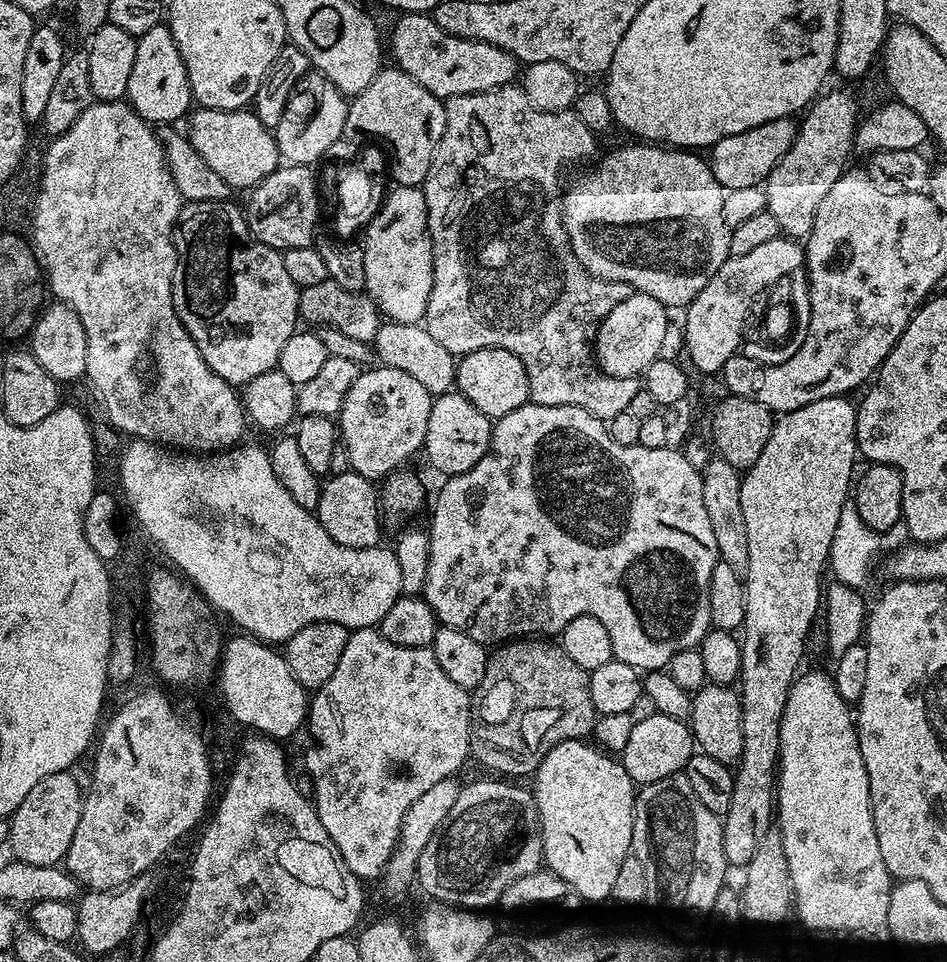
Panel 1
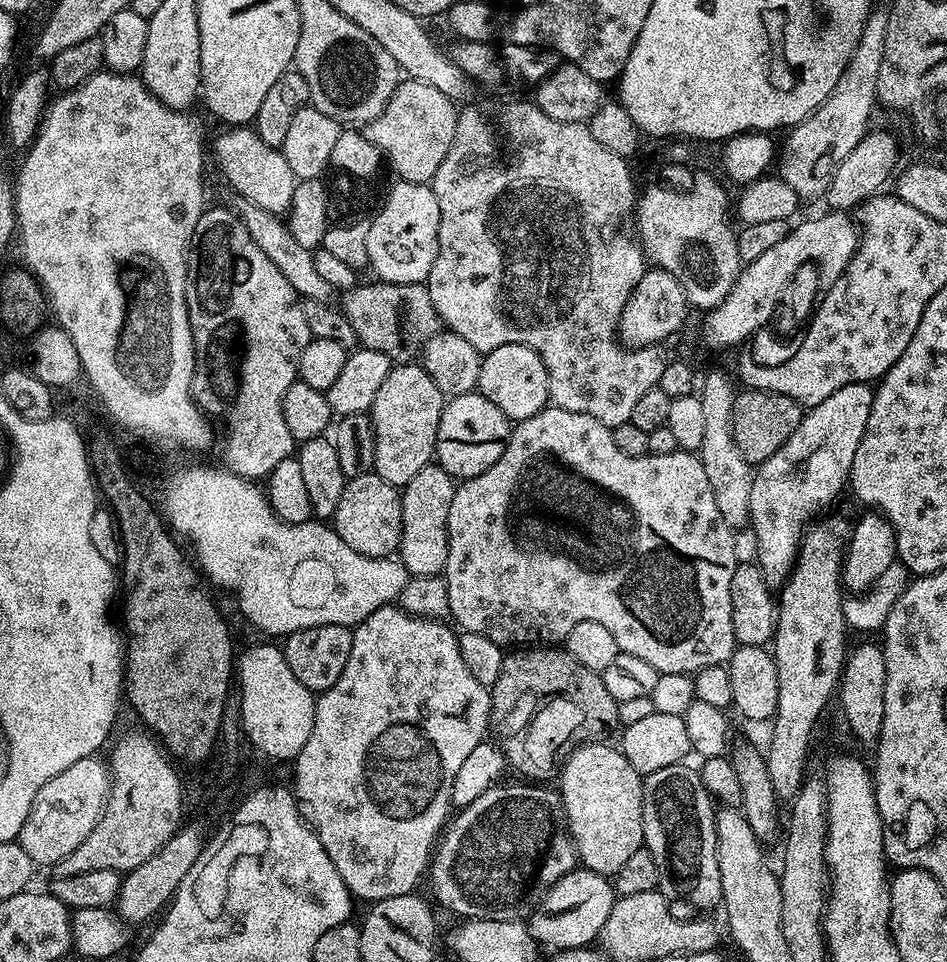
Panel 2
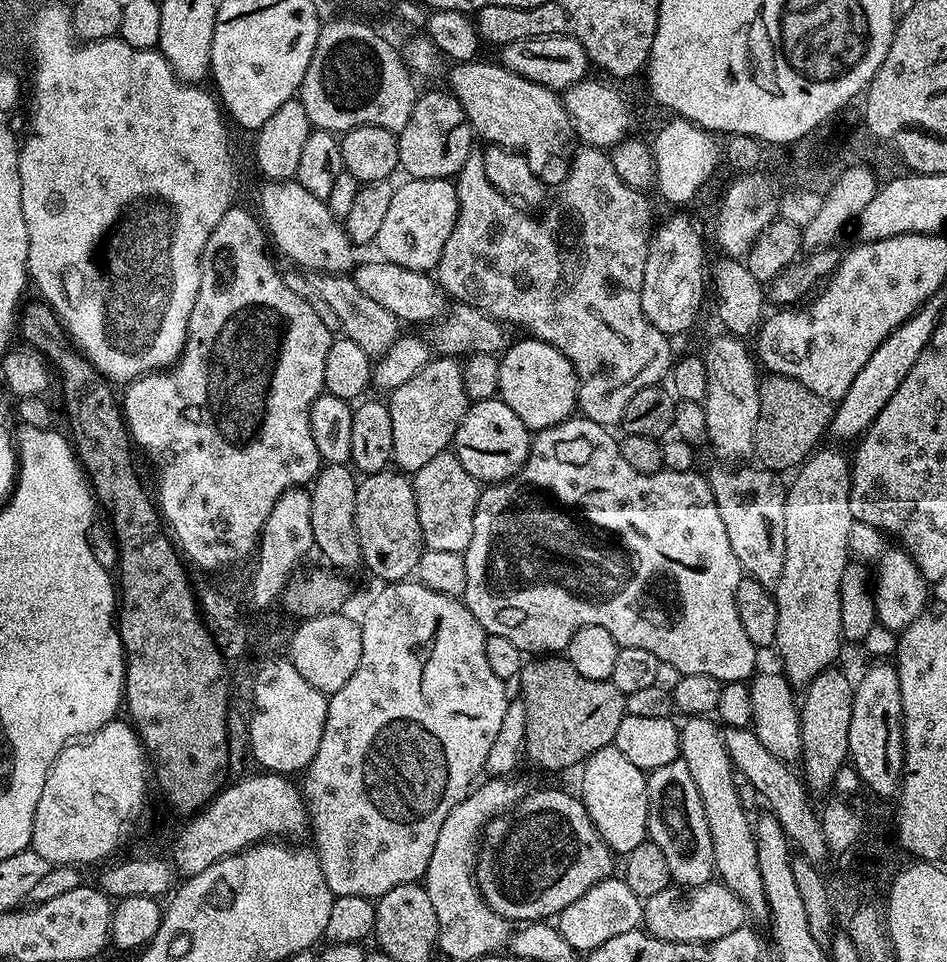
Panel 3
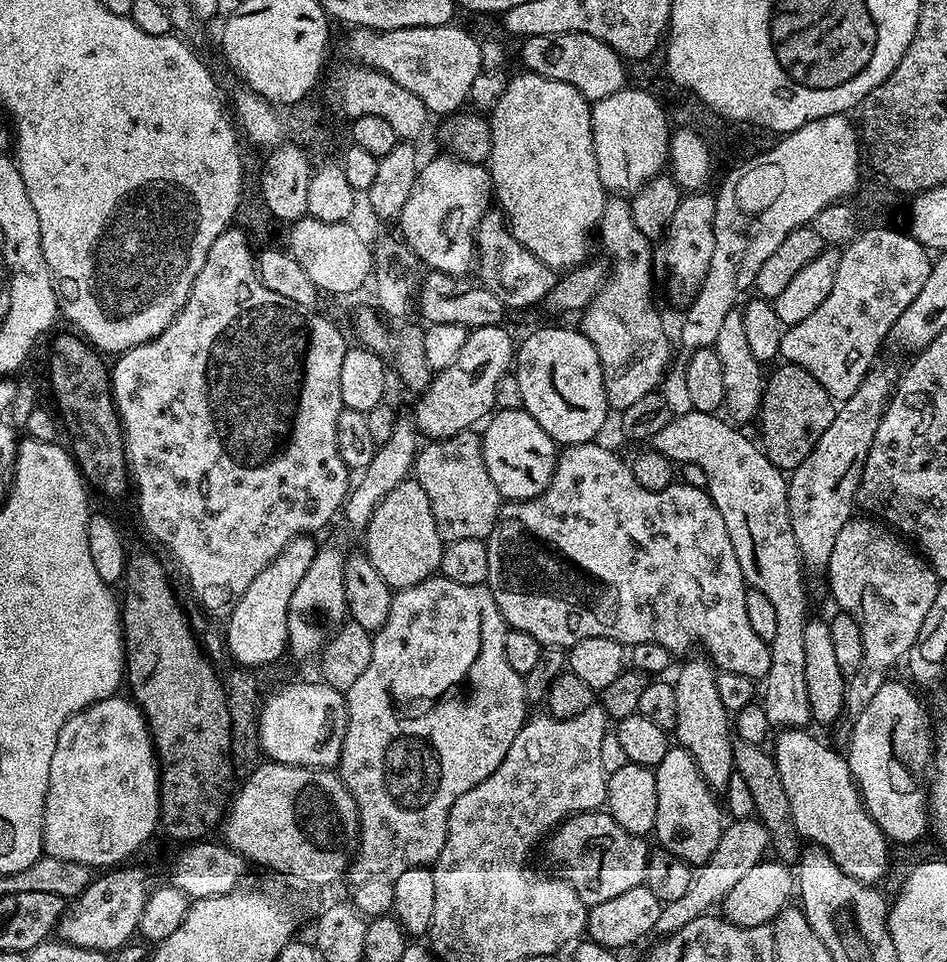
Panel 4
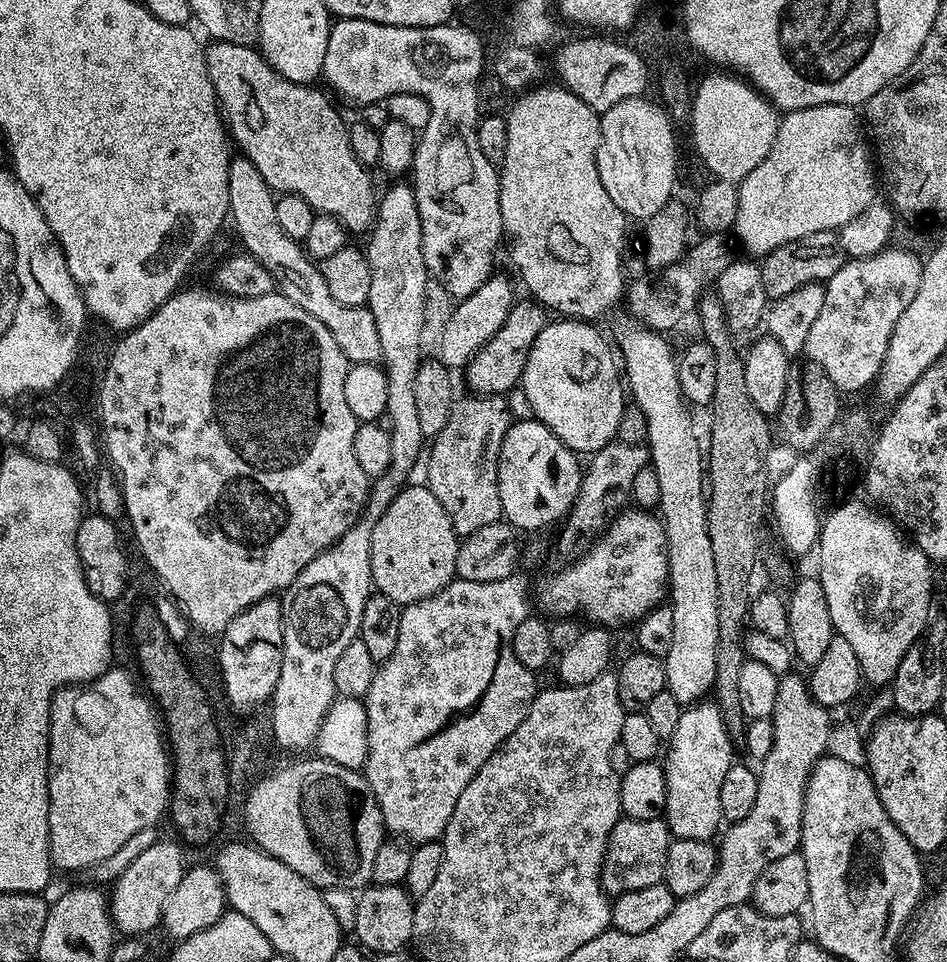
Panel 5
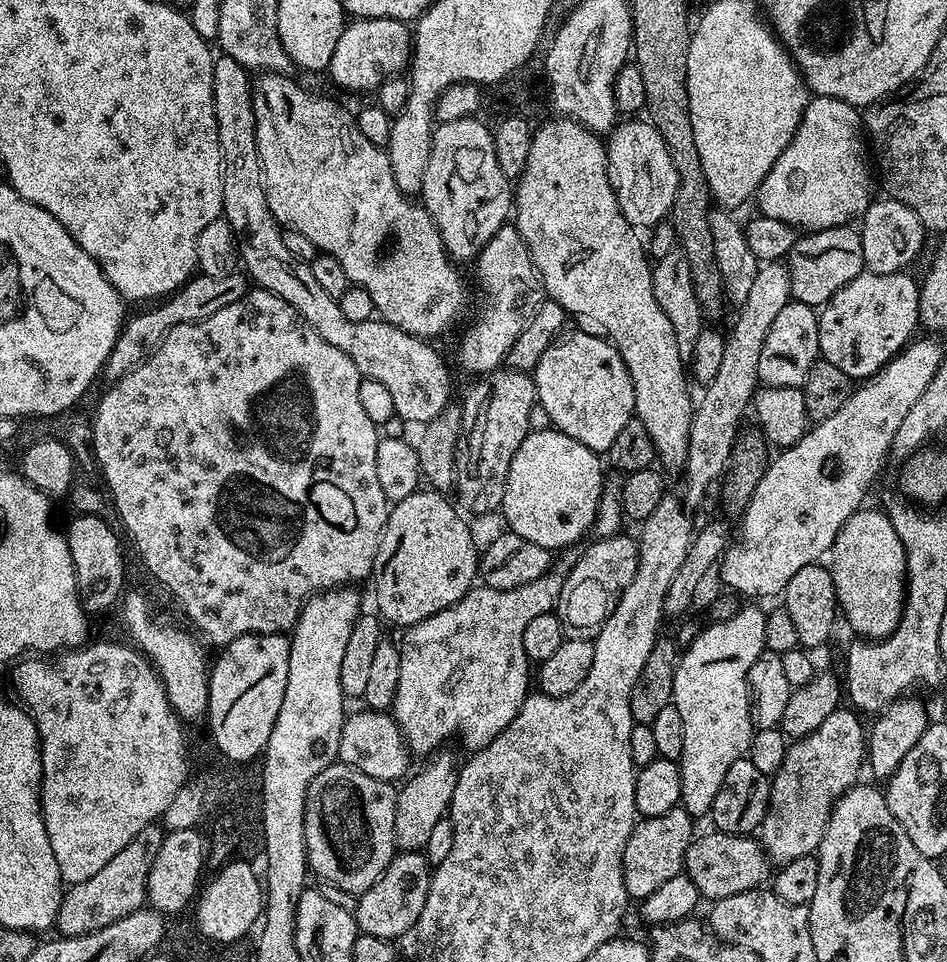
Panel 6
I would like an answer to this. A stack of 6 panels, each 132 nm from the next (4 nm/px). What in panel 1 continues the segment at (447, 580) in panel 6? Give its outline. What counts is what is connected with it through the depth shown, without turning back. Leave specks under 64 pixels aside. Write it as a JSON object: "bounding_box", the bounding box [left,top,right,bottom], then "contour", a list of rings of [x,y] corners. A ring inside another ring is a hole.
{"bounding_box":[315,470,382,548],"contour":[[[349,470],[337,476],[329,475],[323,481],[318,506],[315,508],[318,522],[322,522],[322,530],[347,548],[374,548],[381,543],[380,520],[382,509],[378,488],[375,483],[362,474]]]}

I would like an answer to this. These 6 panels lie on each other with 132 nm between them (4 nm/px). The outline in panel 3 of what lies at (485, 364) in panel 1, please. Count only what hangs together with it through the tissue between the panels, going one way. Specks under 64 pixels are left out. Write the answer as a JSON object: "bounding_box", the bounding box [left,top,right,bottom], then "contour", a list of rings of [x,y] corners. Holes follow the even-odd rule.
{"bounding_box":[498,338,580,433],"contour":[[[523,338],[524,340],[517,339],[509,348],[506,349],[499,357],[500,365],[498,366],[498,396],[499,399],[506,402],[506,406],[510,406],[510,410],[514,410],[514,414],[518,414],[518,418],[522,418],[522,422],[533,433],[538,433],[543,428],[554,426],[558,422],[569,419],[577,411],[578,397],[580,394],[580,377],[576,375],[576,367],[570,362],[570,358],[566,358],[566,354],[562,354],[554,346],[550,346],[546,342],[535,338]]]}

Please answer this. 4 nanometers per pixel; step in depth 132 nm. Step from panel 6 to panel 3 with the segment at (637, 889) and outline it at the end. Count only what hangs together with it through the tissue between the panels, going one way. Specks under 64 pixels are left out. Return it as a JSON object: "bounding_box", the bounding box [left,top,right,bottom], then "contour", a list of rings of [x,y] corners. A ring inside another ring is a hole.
{"bounding_box":[476,788,614,922],"contour":[[[548,788],[545,792],[532,791],[519,800],[503,816],[495,816],[485,826],[482,843],[476,857],[476,887],[482,898],[501,918],[509,922],[540,922],[545,918],[559,917],[570,902],[582,898],[590,886],[613,875],[614,853],[598,834],[584,801],[579,795]]]}

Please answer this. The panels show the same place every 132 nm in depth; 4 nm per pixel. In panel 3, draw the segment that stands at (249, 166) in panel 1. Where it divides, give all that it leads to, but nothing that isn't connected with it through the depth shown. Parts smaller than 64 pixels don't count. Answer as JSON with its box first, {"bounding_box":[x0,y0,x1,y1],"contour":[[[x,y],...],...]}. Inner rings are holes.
{"bounding_box":[260,179,354,274],"contour":[[[295,179],[283,182],[264,182],[260,188],[260,212],[267,235],[276,248],[288,260],[293,260],[300,270],[313,268],[313,273],[334,272],[348,274],[353,271],[354,245],[343,223],[310,190],[297,184]]]}

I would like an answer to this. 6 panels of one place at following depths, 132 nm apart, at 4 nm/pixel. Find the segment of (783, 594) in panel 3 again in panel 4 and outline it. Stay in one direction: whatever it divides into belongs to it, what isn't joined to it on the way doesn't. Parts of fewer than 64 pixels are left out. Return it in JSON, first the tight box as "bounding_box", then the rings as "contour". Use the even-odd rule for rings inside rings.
{"bounding_box":[787,362,899,566],"contour":[[[883,362],[868,371],[859,384],[858,390],[837,407],[834,422],[830,422],[826,434],[822,434],[822,438],[818,438],[814,450],[810,450],[808,457],[797,468],[791,469],[790,475],[787,477],[790,526],[794,530],[794,538],[800,551],[800,558],[805,565],[820,564],[820,566],[827,566],[838,534],[841,533],[848,520],[853,519],[852,504],[854,508],[857,503],[856,492],[860,489],[862,470],[866,466],[870,446],[874,446],[874,434],[878,434],[878,426],[882,422],[884,411],[892,393],[895,391],[899,376],[898,370],[896,372],[892,365],[883,364]]]}

